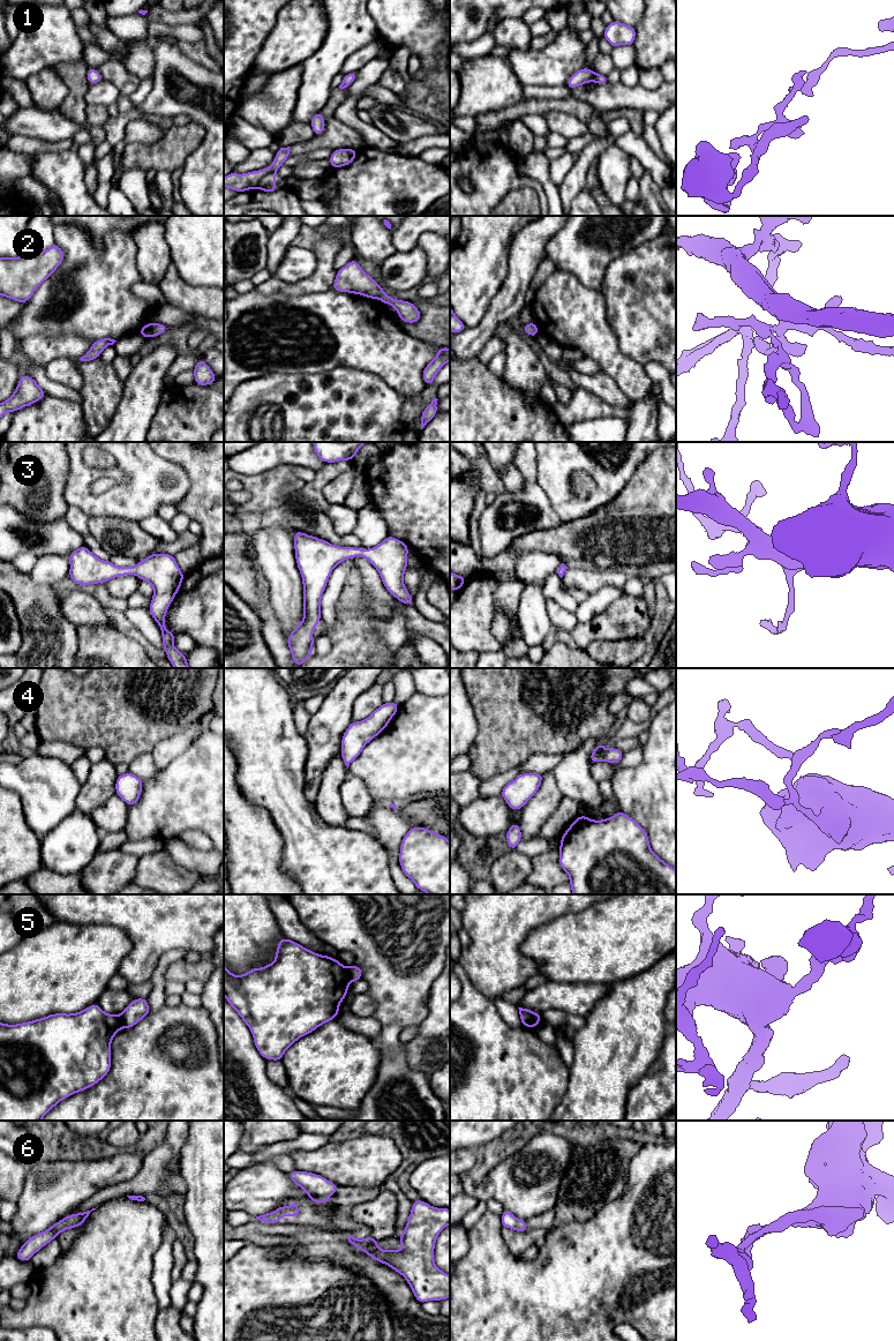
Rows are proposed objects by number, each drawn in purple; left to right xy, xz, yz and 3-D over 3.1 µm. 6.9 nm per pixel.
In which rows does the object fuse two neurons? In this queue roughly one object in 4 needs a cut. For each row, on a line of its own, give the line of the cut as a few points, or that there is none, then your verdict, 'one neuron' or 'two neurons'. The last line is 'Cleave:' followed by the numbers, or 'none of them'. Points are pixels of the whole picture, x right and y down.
1: no cut | one neuron
2: no cut | one neuron
3: no cut | one neuron
4: no cut | one neuron
5: xz (346, 968), (350, 981) | two neurons
6: no cut | one neuron
Cleave: 5

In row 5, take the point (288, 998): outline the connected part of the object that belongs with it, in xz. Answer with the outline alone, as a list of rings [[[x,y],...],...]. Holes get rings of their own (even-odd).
[[[286,937],[278,942],[275,961],[263,968],[256,967],[242,975],[233,975],[224,965],[224,996],[249,1027],[256,1049],[266,1061],[281,1061],[284,1052],[295,1041],[336,1019],[348,986],[348,971],[341,962],[315,953]]]

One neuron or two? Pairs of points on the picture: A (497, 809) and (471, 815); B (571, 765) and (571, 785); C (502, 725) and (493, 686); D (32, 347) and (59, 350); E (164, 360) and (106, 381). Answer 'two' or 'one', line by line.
A: one
B: one
C: one
D: one
E: two

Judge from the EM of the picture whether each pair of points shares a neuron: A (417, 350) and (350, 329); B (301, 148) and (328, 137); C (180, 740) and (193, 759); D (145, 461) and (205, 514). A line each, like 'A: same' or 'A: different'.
A: same
B: same
C: different
D: different

